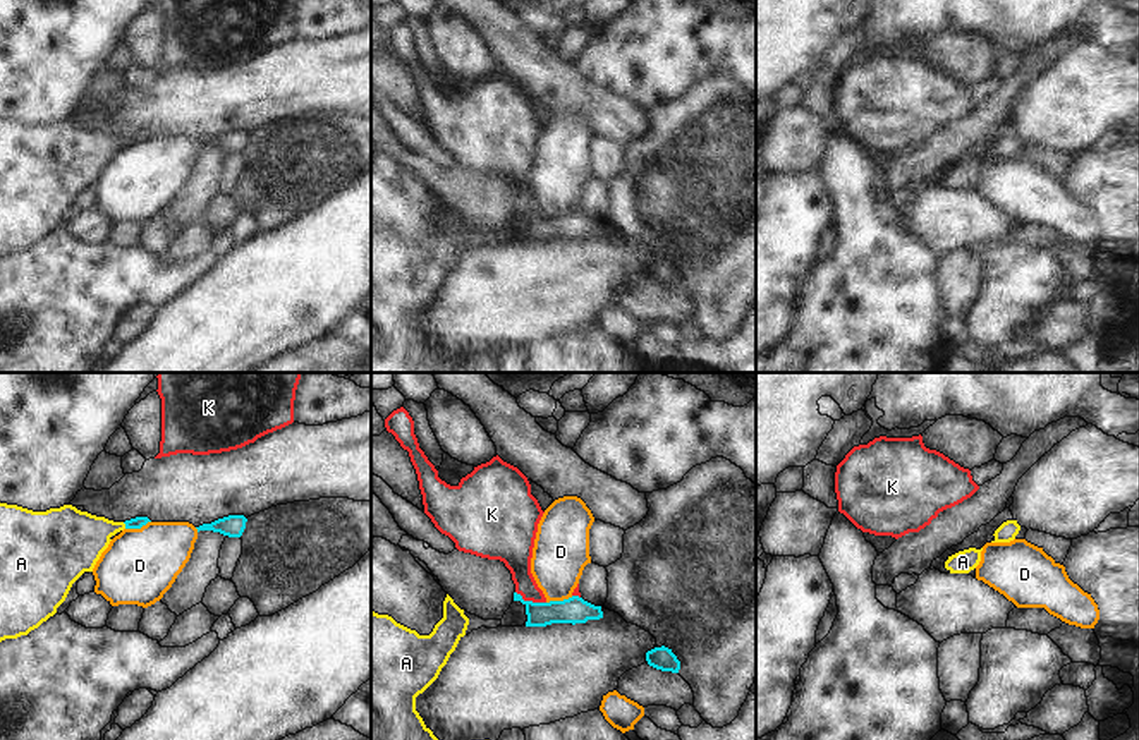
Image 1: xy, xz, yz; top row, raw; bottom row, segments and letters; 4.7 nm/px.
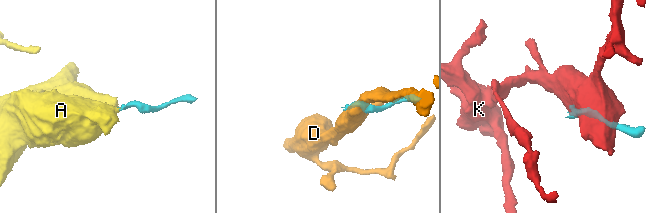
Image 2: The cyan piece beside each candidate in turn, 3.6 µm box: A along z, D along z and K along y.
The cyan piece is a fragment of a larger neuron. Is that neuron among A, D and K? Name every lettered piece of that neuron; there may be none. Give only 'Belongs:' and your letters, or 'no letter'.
Belongs: A

